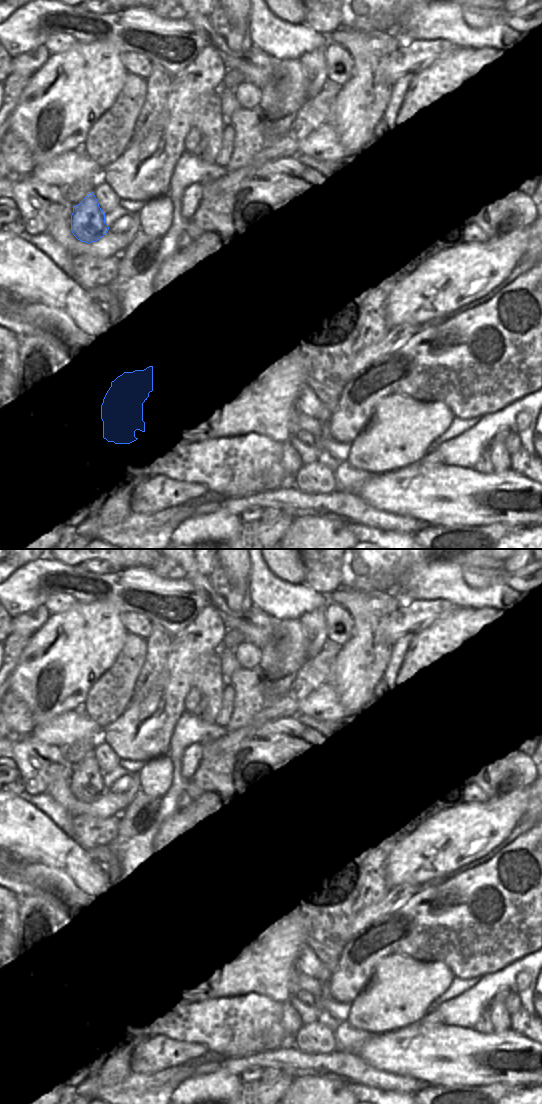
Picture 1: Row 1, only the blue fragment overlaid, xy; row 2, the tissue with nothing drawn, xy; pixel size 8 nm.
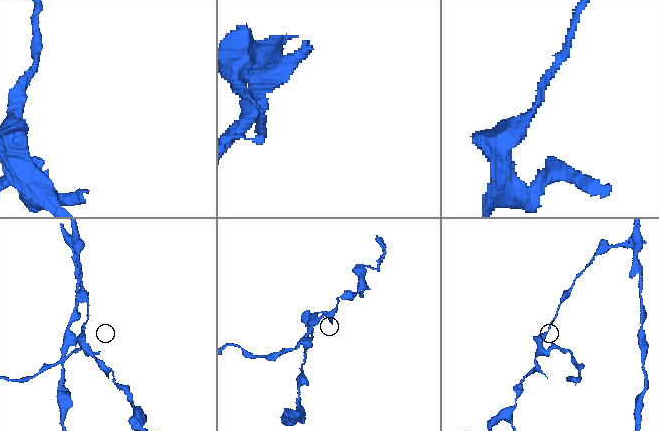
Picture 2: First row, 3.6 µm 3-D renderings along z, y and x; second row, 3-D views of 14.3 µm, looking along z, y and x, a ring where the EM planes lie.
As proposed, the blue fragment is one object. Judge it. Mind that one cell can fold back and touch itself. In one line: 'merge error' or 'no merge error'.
merge error

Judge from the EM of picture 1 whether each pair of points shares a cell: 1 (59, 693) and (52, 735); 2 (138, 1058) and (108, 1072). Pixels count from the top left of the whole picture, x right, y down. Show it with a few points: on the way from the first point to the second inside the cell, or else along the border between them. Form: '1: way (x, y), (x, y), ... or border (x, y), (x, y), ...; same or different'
1: border (60, 715), (41, 725), (35, 726); different
2: border (132, 1049), (129, 1064); different

